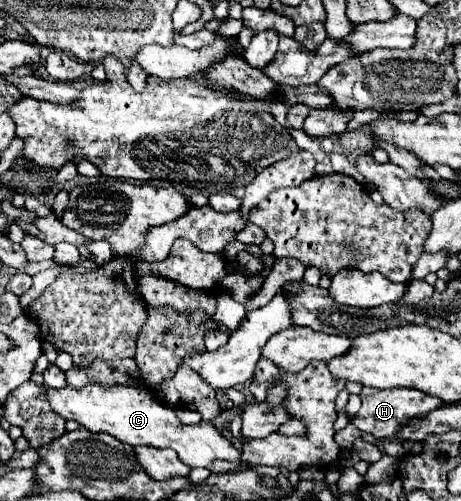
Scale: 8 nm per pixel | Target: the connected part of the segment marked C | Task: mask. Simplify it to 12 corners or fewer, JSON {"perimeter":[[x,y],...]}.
{"perimeter":[[47,389],[55,413],[213,475],[251,467],[147,389]]}

